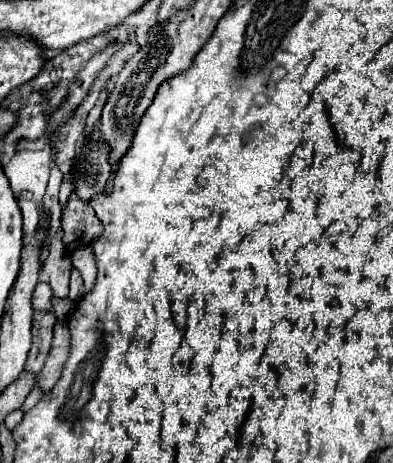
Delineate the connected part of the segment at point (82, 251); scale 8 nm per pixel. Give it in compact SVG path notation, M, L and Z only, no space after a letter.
M90 247L79 248L71 256L72 265L82 274L85 294L90 293L95 279L97 277L97 267L95 265L95 256Z

